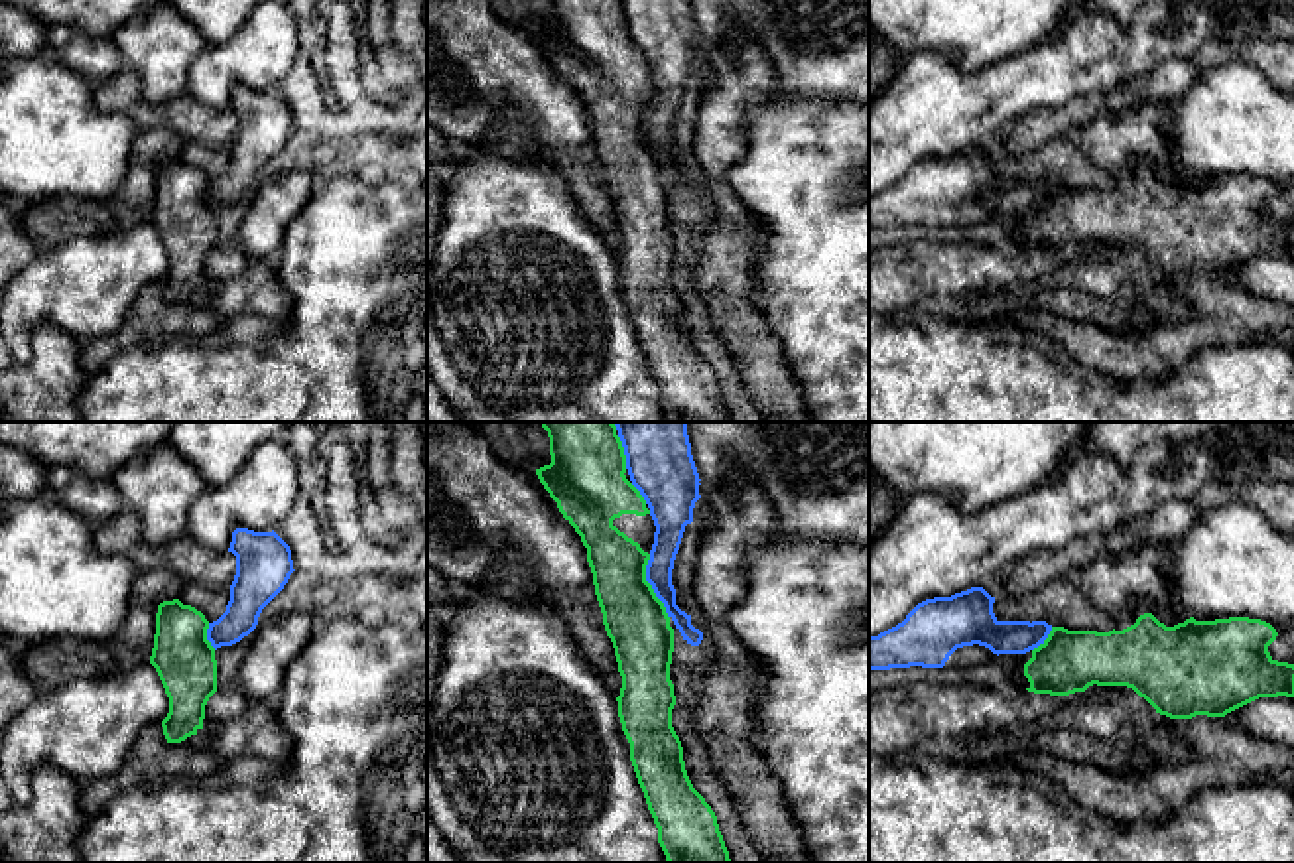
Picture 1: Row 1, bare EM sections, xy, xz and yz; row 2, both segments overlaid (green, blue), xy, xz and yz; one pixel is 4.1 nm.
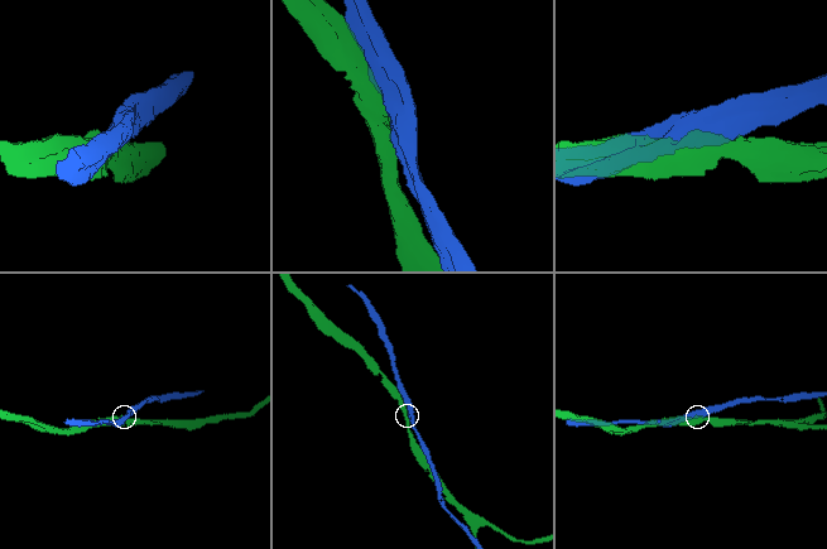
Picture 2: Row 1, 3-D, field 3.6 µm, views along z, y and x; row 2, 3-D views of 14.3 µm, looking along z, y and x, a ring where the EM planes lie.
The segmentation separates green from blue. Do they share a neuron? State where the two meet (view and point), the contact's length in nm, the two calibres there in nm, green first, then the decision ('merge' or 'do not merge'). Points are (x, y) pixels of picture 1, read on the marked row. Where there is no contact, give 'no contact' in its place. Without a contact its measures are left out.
meets green in xz at (650, 586); contact 280 nm long; 260 nm thick on the green side, 120 nm on the other; do not merge

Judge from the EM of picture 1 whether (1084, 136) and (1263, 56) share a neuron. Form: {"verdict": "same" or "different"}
{"verdict": "same"}

